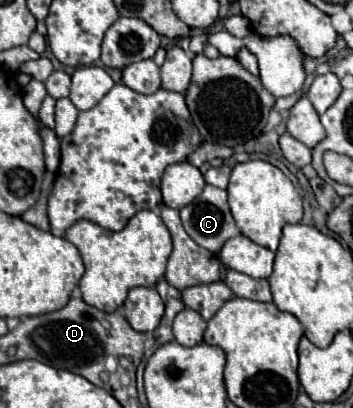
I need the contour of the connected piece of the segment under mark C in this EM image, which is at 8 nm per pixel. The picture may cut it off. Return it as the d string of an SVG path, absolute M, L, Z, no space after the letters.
M205 185L203 193L181 209L181 221L187 235L215 255L221 251L225 241L241 233L231 217L227 193L213 185Z

